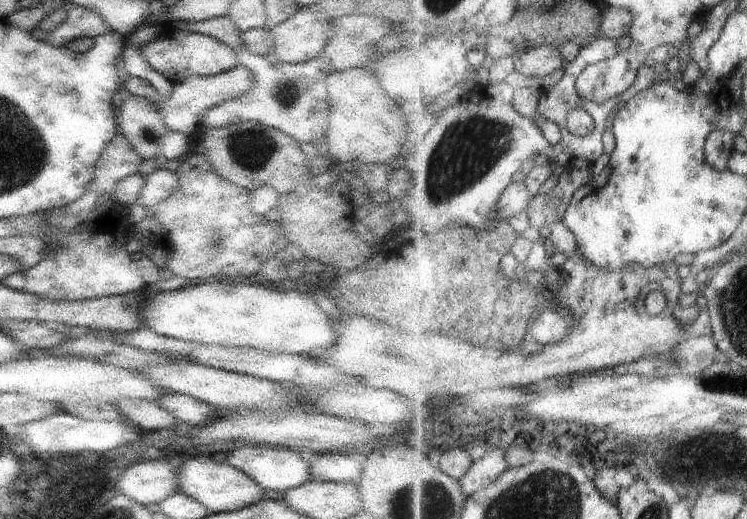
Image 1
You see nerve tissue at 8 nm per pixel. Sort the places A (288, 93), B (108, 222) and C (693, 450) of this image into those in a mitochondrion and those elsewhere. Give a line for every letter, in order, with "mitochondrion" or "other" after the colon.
A: mitochondrion
B: other
C: mitochondrion

